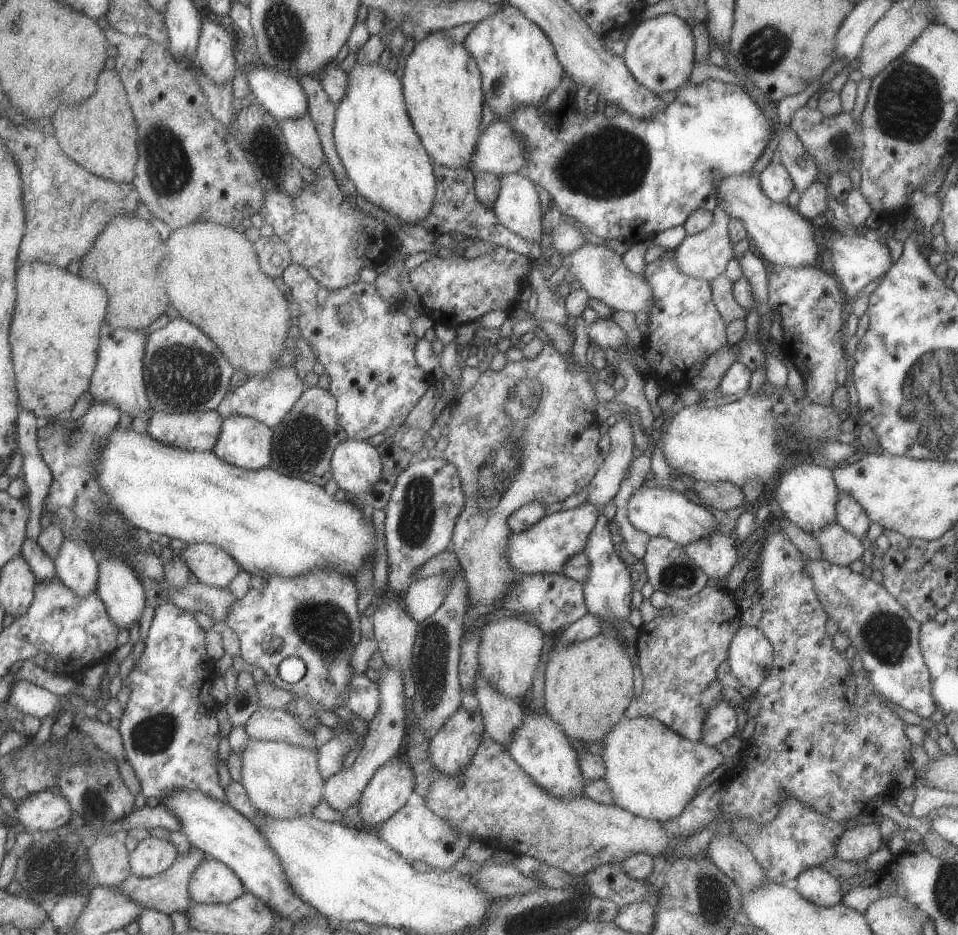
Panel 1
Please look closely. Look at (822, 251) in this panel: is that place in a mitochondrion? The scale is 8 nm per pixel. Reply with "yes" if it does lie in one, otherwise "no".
no

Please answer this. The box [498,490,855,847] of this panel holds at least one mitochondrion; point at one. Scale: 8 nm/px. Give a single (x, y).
(678, 576)

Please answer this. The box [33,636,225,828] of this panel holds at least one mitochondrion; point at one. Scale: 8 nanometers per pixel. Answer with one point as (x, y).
(153, 735)

